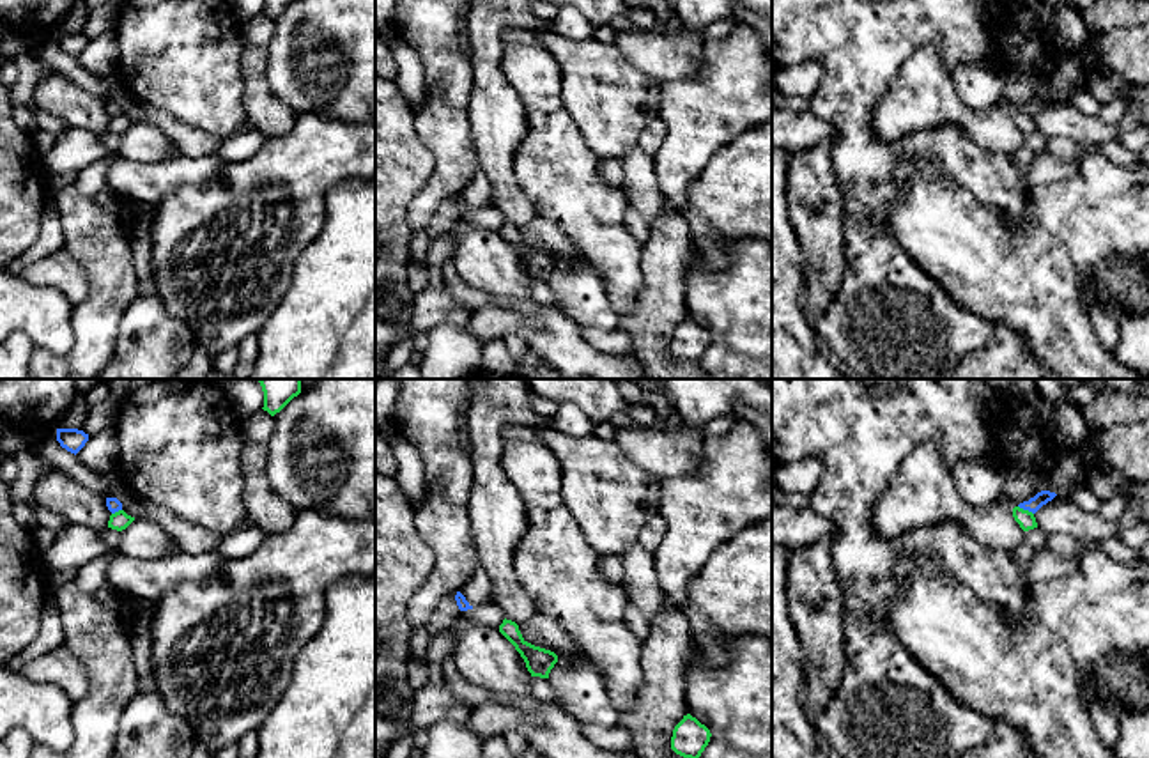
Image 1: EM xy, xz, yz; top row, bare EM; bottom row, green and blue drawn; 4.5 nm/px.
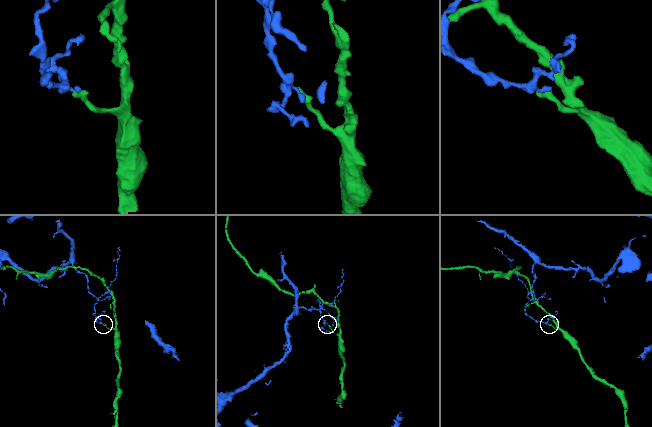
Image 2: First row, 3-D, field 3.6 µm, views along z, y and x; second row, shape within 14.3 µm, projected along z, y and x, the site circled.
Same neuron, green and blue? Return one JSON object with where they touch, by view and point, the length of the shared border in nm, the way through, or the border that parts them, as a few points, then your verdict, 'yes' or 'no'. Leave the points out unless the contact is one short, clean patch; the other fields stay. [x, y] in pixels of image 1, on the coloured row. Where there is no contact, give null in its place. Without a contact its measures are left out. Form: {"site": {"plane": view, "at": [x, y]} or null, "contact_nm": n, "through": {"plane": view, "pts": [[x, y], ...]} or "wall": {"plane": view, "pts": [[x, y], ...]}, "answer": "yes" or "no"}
{"site": {"plane": "yz", "at": [1025, 510]}, "contact_nm": 80, "wall": {"plane": "yz", "pts": [[1018, 505], [1033, 514]]}, "answer": "no"}

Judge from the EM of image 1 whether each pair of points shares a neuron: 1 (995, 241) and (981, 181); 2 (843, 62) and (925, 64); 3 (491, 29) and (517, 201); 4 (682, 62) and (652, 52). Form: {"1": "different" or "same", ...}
{"1": "different", "2": "different", "3": "same", "4": "same"}

